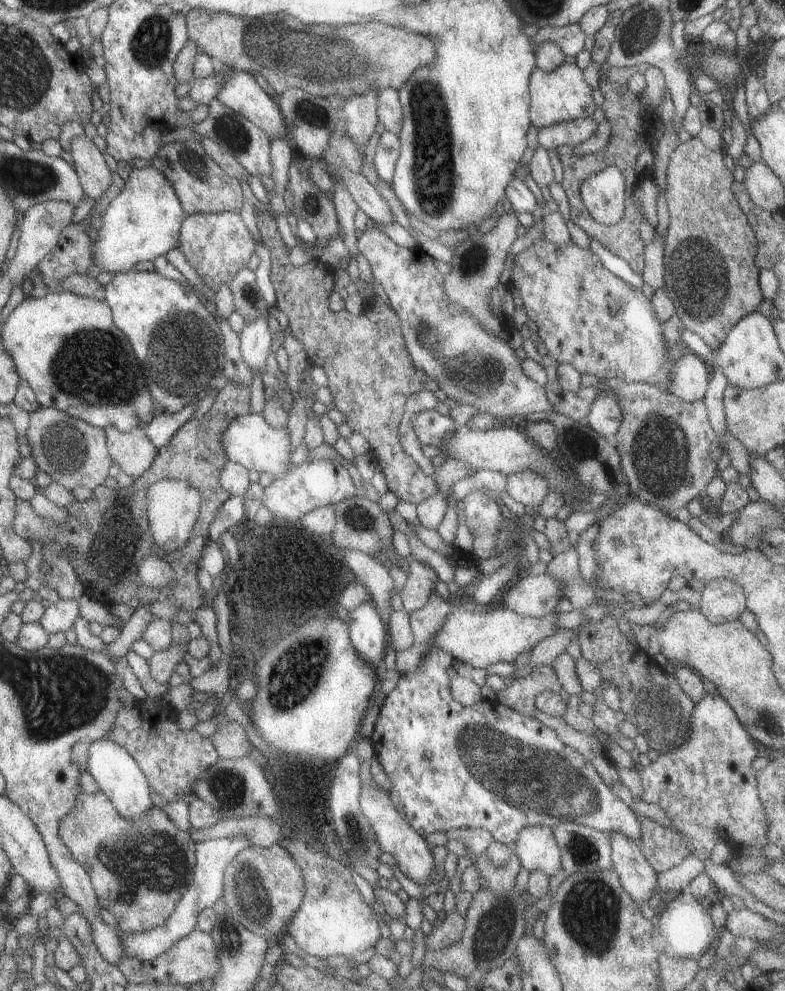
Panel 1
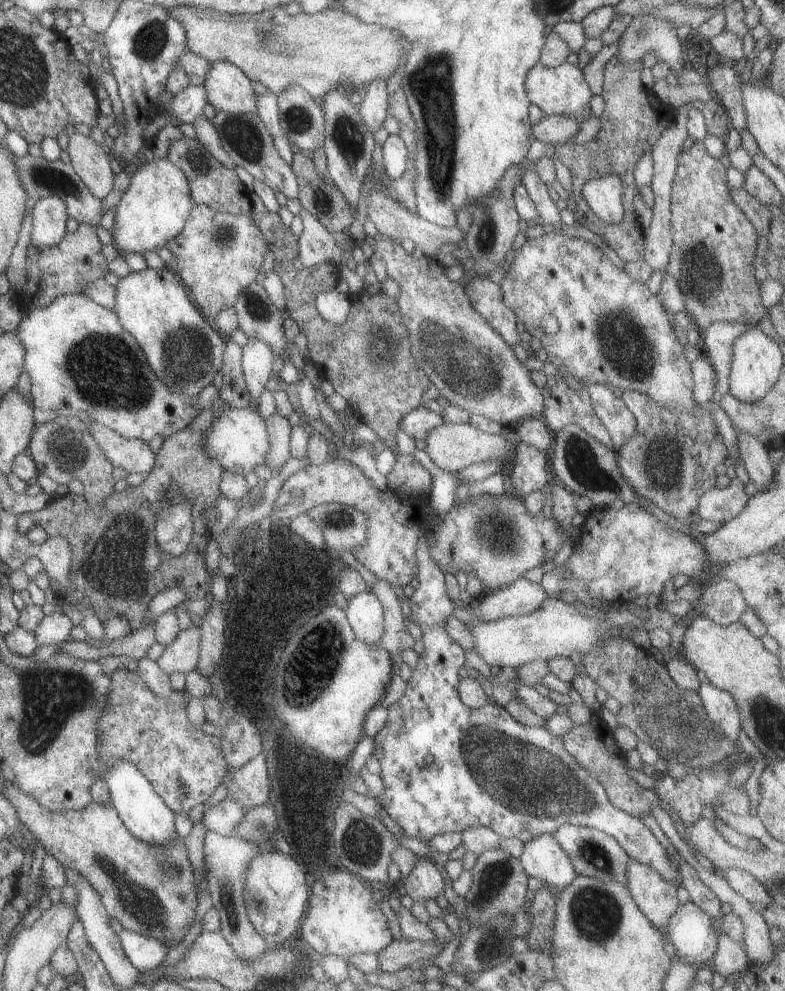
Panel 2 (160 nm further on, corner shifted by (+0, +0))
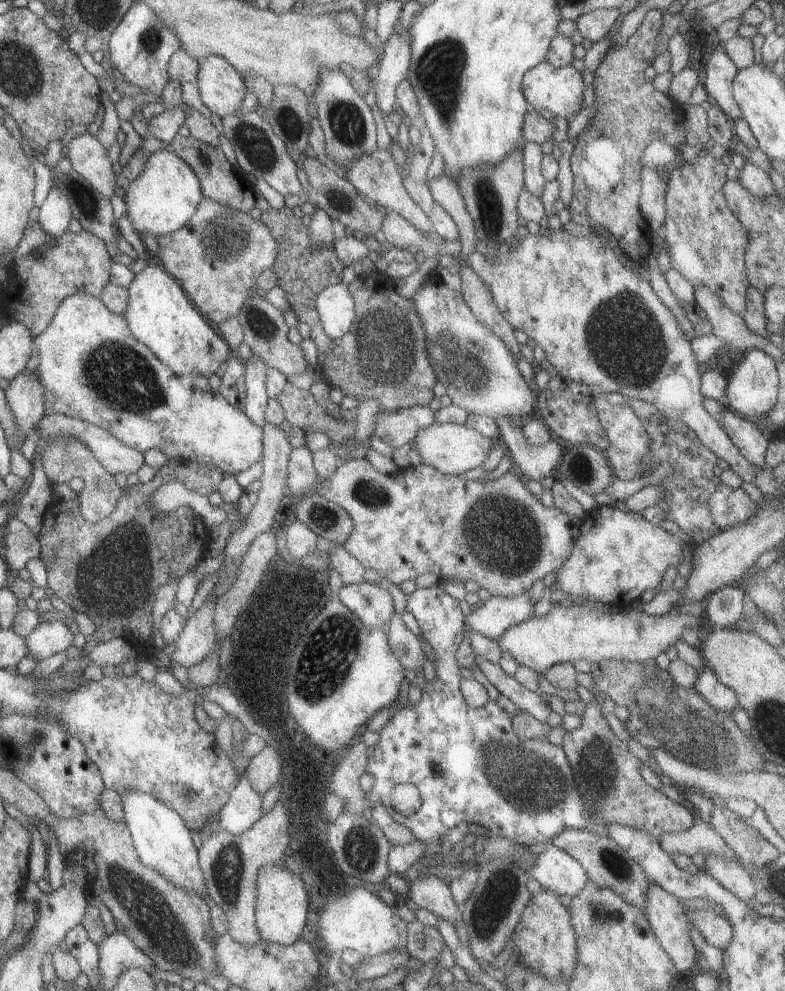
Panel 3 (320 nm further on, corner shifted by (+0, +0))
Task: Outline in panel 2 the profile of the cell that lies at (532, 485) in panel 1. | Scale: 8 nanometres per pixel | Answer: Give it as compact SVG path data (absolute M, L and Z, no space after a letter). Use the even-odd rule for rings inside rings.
M516 442L513 449L514 462L511 466L511 490L523 499L532 491L540 490L547 481L547 455L524 442Z

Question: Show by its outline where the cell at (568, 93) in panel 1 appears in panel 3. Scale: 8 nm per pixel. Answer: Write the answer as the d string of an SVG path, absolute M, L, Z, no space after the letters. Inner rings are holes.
M543 60L527 70L520 83L523 98L526 100L529 109L548 110L553 116L561 116L567 120L583 108L582 92L585 86L581 72L573 69L571 65L555 68Z

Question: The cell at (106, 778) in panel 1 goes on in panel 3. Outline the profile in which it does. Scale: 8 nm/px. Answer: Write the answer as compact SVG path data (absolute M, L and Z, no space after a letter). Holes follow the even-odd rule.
M139 791L120 794L123 822L129 831L137 860L162 875L177 889L192 891L200 897L208 894L202 870L197 862L197 849L189 829L179 815L160 800Z

